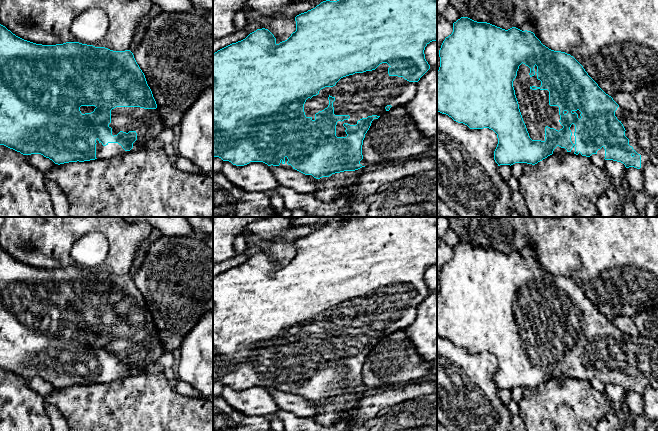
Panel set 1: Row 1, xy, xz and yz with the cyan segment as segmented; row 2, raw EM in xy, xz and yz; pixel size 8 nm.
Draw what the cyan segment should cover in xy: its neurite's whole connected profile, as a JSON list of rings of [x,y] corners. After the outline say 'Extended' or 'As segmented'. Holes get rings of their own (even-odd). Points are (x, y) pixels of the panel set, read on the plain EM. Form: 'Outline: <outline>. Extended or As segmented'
Outline: [[[0,248],[0,369],[23,379],[41,378],[55,388],[109,383],[131,375],[137,375],[145,366],[154,364],[165,353],[152,315],[133,277],[130,274],[113,275],[105,271],[79,266],[42,269],[24,264]]]. Extended

